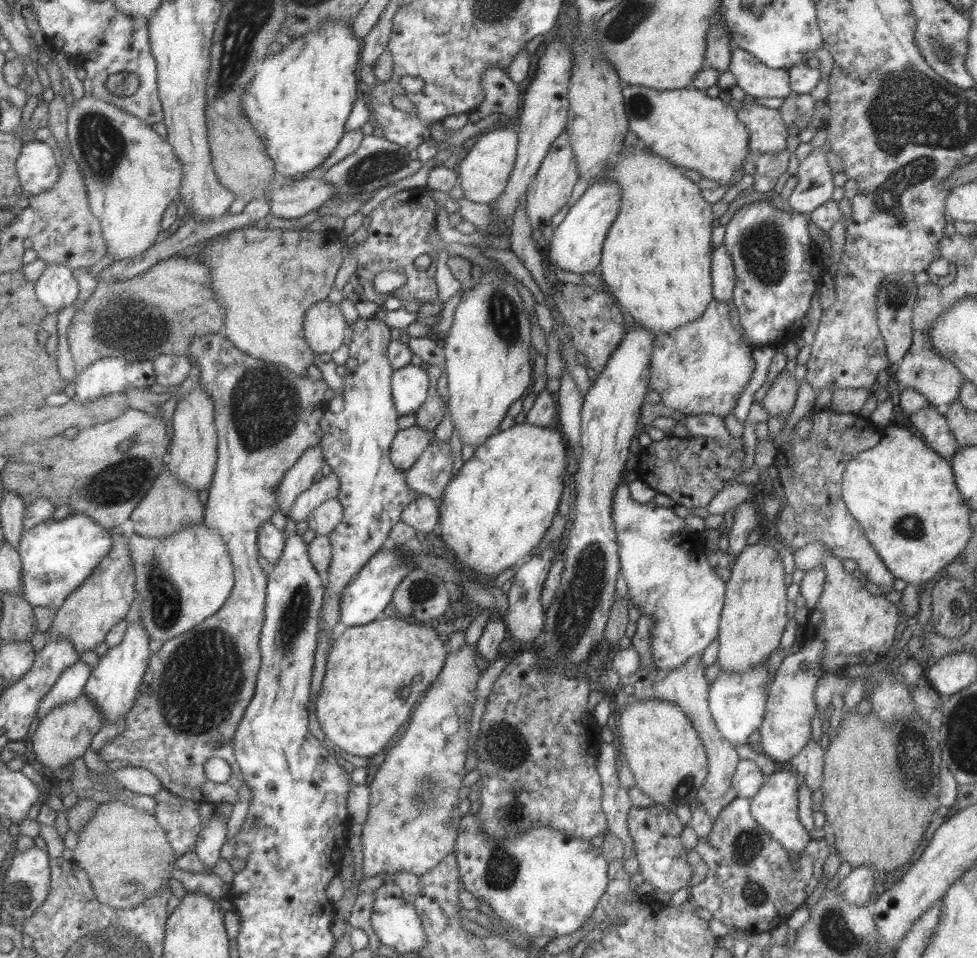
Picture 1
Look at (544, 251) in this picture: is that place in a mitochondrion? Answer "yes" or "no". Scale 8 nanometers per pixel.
no

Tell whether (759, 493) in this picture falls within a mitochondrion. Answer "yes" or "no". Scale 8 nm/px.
no

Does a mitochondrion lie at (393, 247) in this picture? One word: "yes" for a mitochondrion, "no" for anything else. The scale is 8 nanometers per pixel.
no

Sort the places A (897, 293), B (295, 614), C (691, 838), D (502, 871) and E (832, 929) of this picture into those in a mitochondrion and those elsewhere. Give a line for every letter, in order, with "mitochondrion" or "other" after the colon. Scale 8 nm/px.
A: mitochondrion
B: mitochondrion
C: other
D: mitochondrion
E: mitochondrion

